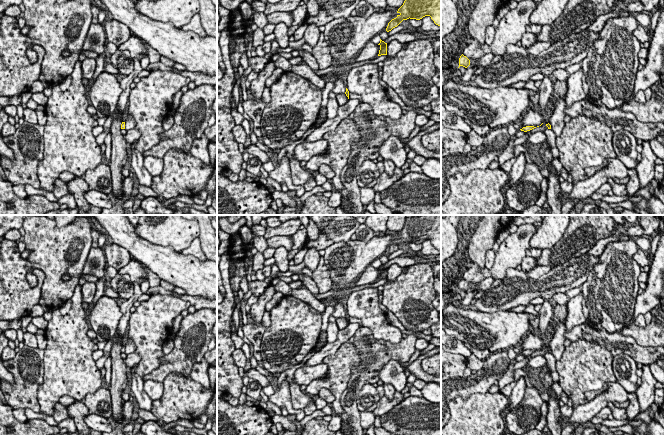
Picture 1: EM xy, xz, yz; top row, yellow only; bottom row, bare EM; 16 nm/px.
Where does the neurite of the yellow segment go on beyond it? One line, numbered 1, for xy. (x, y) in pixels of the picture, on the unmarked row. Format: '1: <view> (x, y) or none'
1: none

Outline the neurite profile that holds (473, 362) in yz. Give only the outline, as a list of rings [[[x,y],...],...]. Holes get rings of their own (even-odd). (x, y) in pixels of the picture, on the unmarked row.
[[[474,354],[467,359],[467,367],[471,370],[479,371],[482,369],[484,361],[478,359]]]

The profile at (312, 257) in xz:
[[[309,248],[305,254],[303,262],[305,267],[309,268],[312,272],[317,268],[320,260],[320,255],[316,248]]]

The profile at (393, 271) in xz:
[[[392,264],[387,268],[387,280],[395,280],[403,272],[406,272],[406,267]]]

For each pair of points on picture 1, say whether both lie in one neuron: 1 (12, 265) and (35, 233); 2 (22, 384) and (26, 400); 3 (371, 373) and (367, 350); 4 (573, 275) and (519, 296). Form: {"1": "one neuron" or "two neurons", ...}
{"1": "two neurons", "2": "one neuron", "3": "one neuron", "4": "one neuron"}

